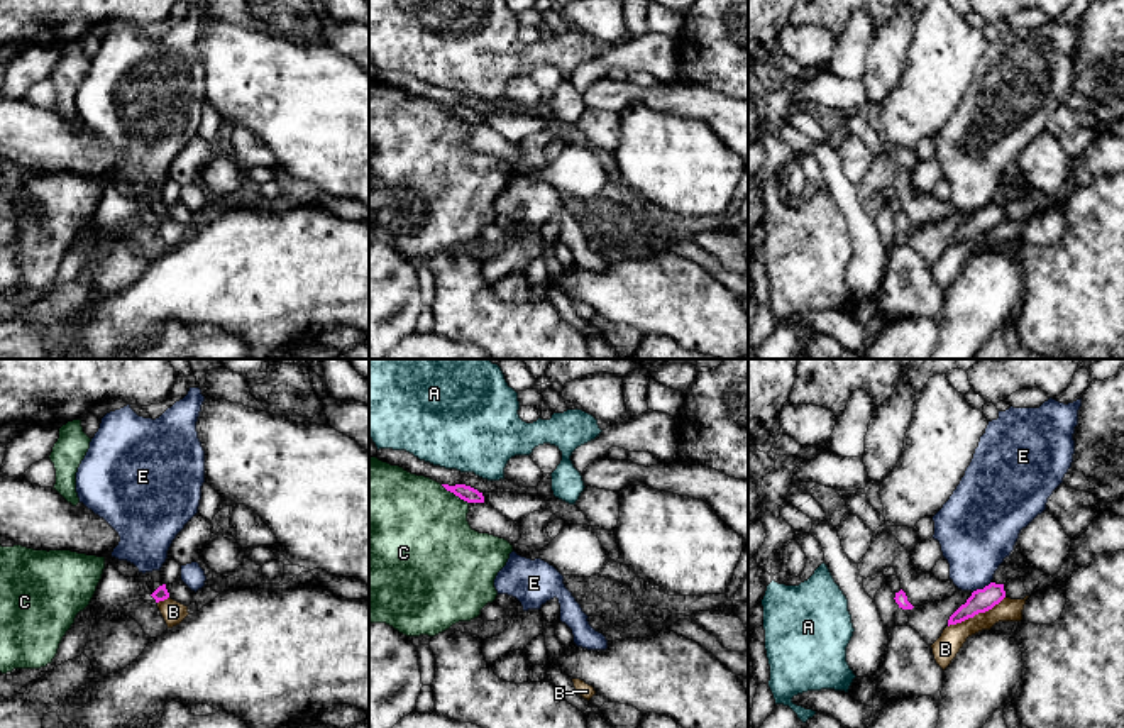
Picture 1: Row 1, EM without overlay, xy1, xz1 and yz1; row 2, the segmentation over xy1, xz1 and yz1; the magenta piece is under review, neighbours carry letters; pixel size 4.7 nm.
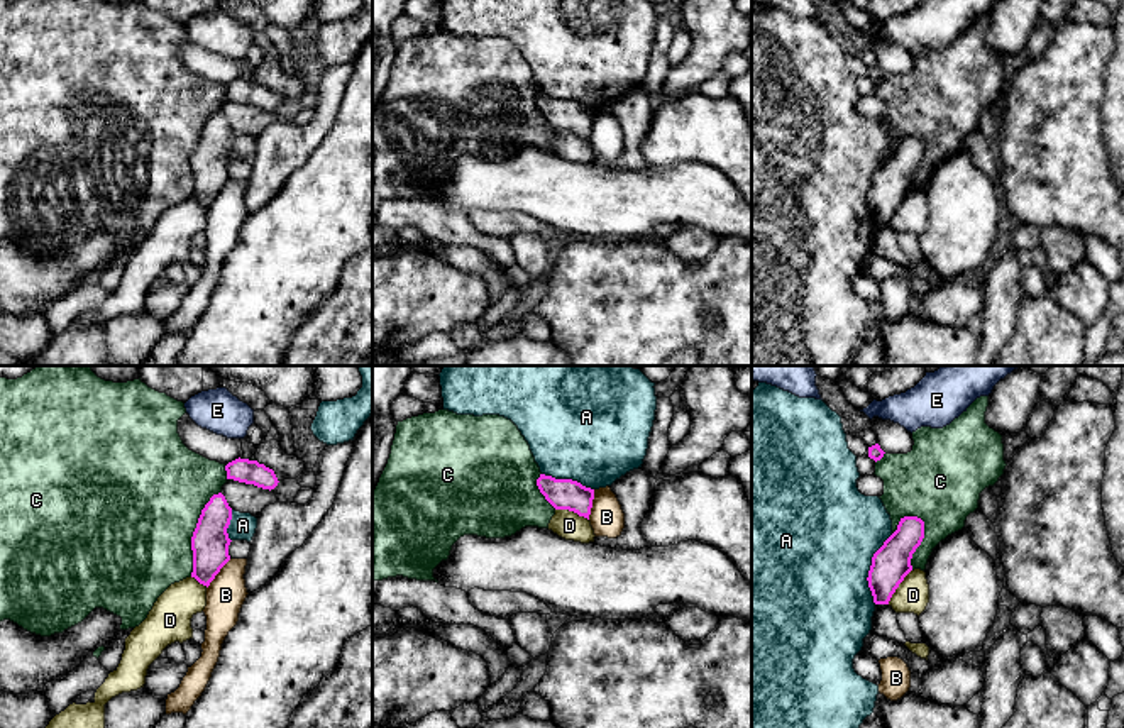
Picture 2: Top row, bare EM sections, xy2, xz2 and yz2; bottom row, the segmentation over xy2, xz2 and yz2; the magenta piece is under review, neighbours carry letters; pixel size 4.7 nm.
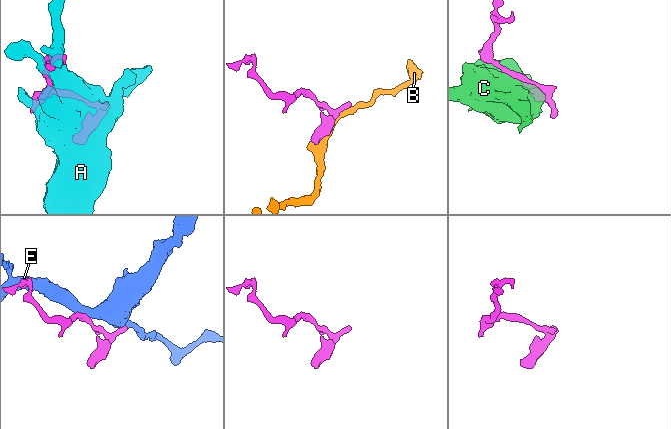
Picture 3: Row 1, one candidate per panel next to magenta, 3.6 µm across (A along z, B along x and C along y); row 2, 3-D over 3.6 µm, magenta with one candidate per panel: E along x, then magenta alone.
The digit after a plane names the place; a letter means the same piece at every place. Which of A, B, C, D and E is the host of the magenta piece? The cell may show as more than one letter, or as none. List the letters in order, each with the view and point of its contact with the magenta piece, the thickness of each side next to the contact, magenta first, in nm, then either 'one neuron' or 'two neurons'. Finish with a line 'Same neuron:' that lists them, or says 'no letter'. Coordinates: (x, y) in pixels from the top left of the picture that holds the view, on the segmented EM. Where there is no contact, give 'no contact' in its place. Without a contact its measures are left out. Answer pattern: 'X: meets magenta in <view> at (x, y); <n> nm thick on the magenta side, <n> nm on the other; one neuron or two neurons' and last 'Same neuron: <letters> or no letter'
A: meets magenta in yz2 at (870, 569); 180 nm thick on the magenta side, 480 nm on the other; two neurons
B: meets magenta in yz1 at (975, 613); 110 nm thick on the magenta side, 120 nm on the other; two neurons
C: meets magenta in xy2 at (193, 532); 180 nm thick on the magenta side, 500 nm on the other; two neurons
D: meets magenta in yz2 at (898, 586); 180 nm thick on the magenta side, 160 nm on the other; two neurons
E: meets magenta in yz1 at (980, 590); 110 nm thick on the magenta side, 340 nm on the other; two neurons
Same neuron: no letter

